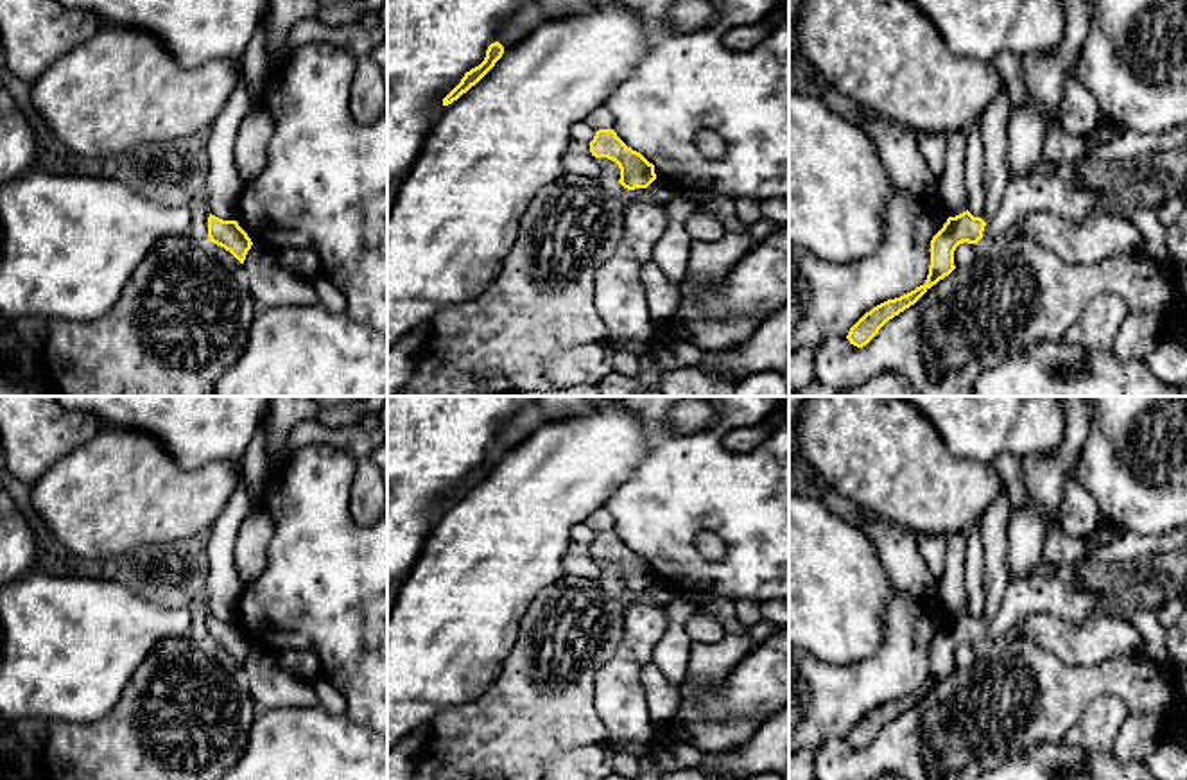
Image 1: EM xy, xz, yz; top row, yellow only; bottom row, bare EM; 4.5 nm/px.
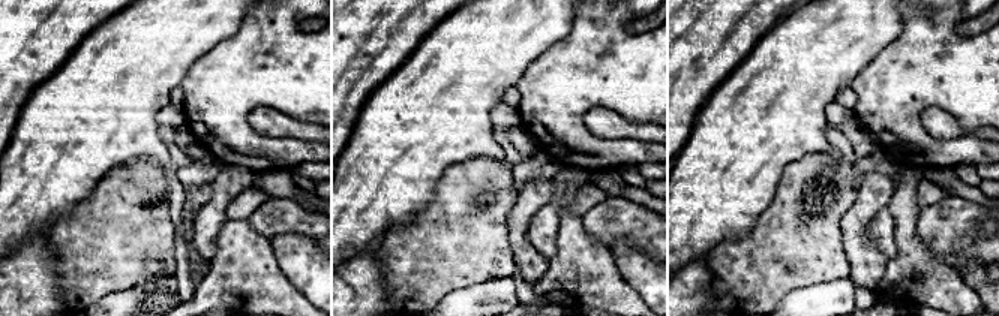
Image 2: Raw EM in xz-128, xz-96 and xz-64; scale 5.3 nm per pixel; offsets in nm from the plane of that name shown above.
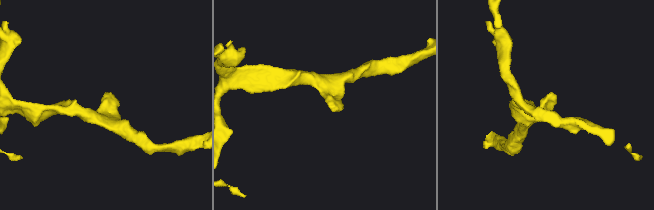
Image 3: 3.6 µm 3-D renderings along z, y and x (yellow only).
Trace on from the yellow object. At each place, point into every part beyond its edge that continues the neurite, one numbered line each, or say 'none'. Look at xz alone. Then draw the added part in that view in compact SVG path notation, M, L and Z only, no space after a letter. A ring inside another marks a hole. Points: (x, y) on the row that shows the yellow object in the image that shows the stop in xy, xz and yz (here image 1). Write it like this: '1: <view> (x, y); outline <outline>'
none

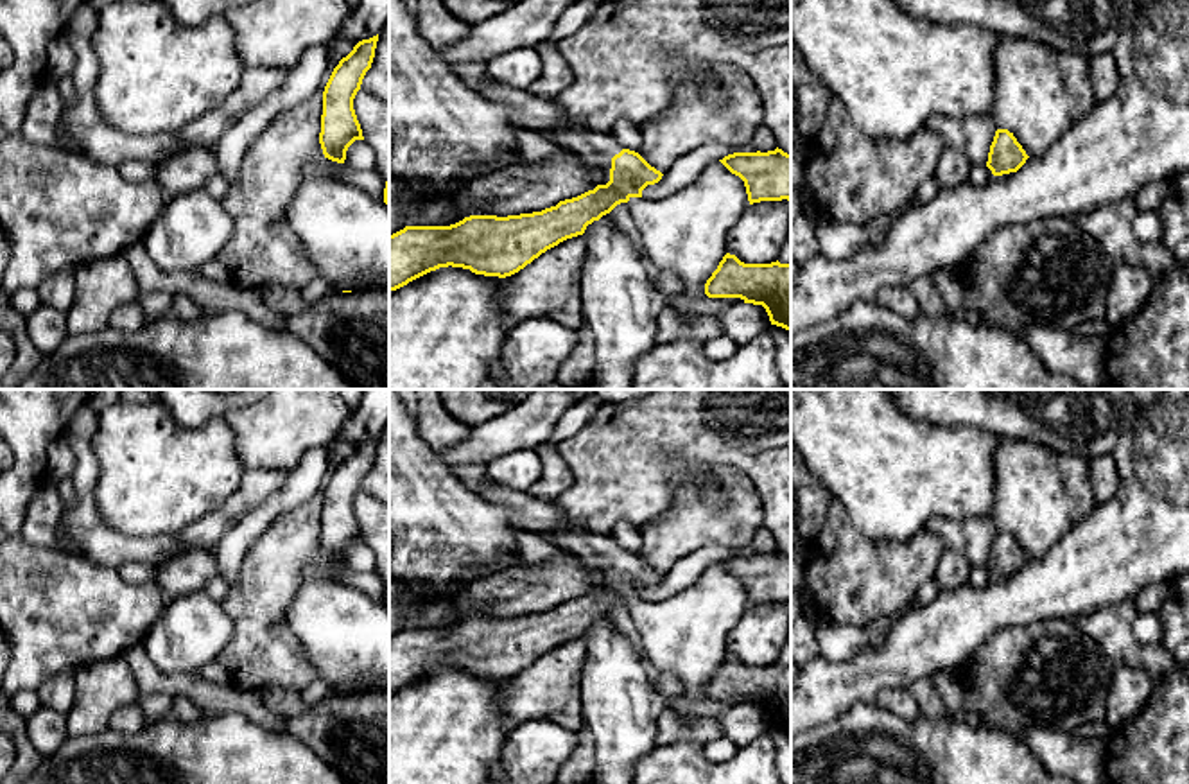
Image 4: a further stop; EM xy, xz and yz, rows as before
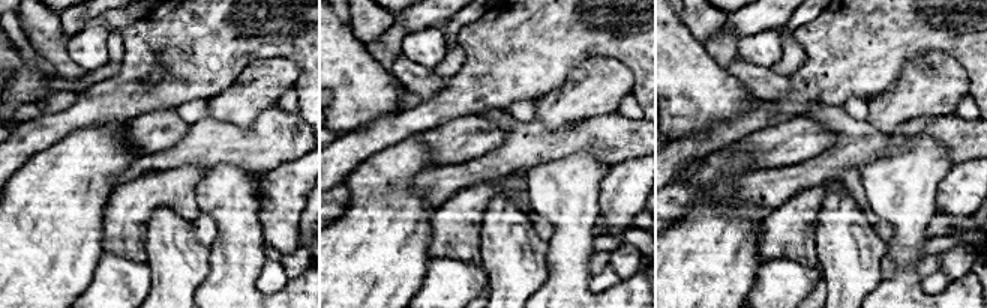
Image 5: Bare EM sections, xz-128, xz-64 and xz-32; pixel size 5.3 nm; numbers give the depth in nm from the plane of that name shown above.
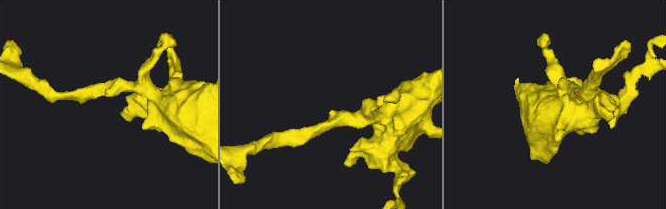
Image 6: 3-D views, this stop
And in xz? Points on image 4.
1: xz (596, 149); outline M486 79L479 93L511 109L513 122L540 135L552 135L554 142L592 169L612 169L612 158L622 151L612 133L594 133L563 115L558 106L529 90L516 90L508 84Z

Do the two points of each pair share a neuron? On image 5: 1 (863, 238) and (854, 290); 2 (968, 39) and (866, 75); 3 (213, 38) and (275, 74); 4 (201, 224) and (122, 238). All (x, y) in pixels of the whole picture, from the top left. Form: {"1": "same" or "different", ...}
{"1": "same", "2": "same", "3": "different", "4": "different"}

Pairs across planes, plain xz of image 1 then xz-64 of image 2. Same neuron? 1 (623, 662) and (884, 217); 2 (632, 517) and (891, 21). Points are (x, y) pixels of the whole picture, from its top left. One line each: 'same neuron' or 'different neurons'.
1: different neurons
2: different neurons

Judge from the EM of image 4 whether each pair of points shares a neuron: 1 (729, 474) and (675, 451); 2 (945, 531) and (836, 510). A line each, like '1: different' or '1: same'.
1: different
2: different

